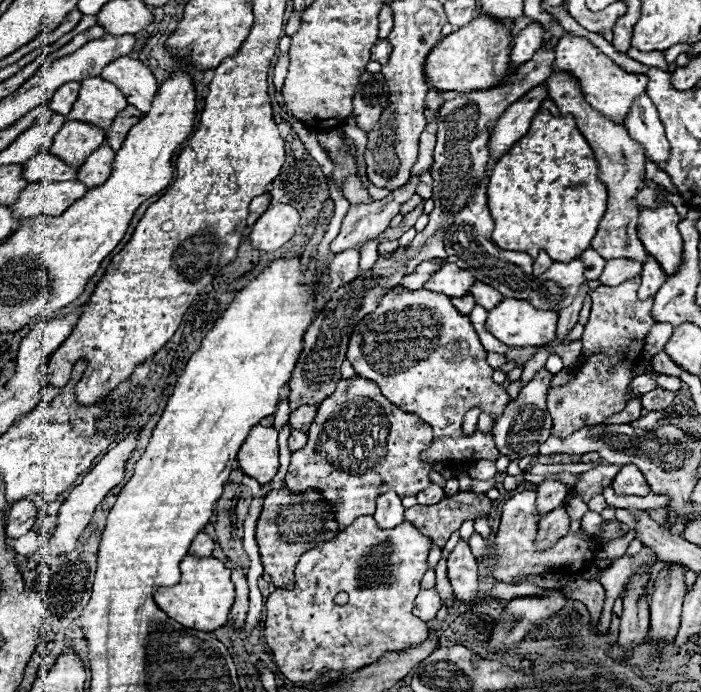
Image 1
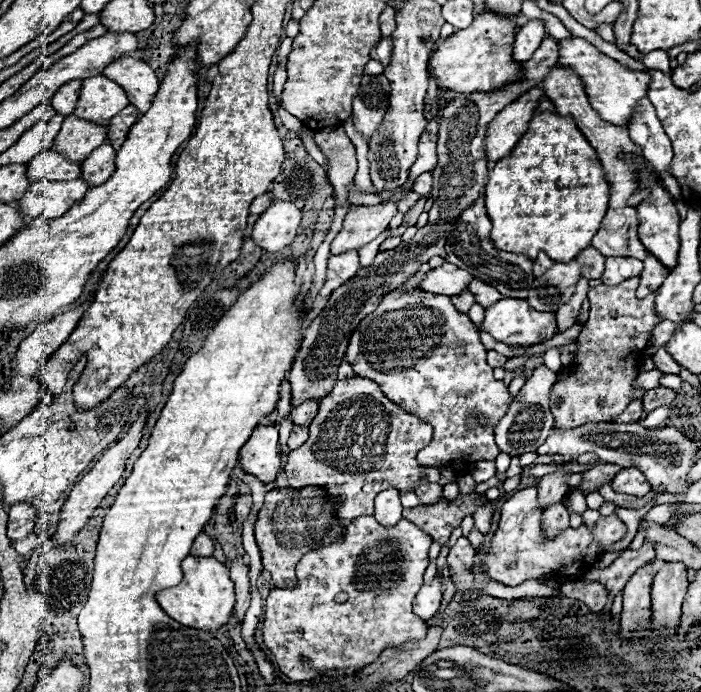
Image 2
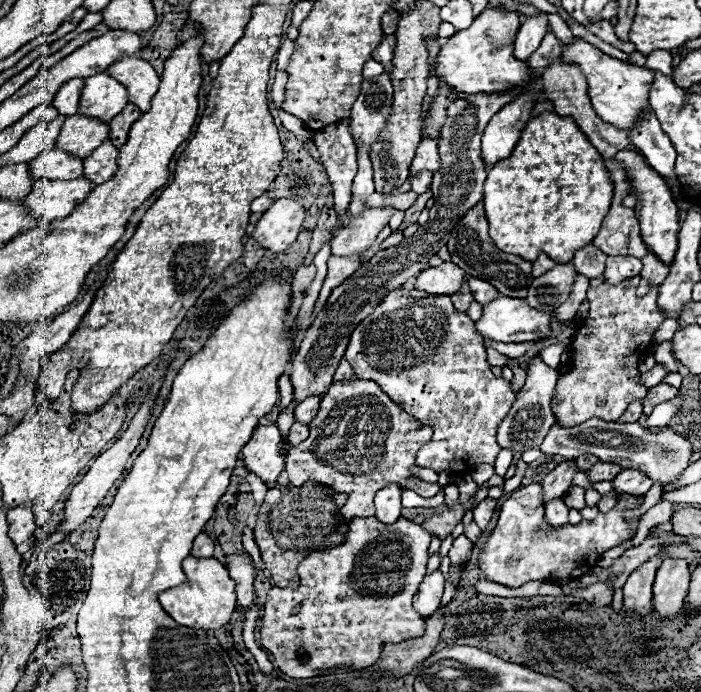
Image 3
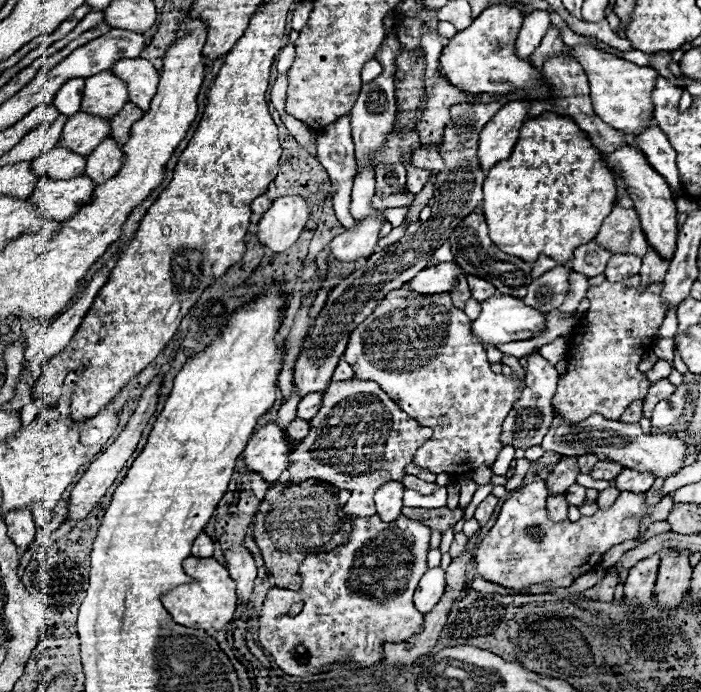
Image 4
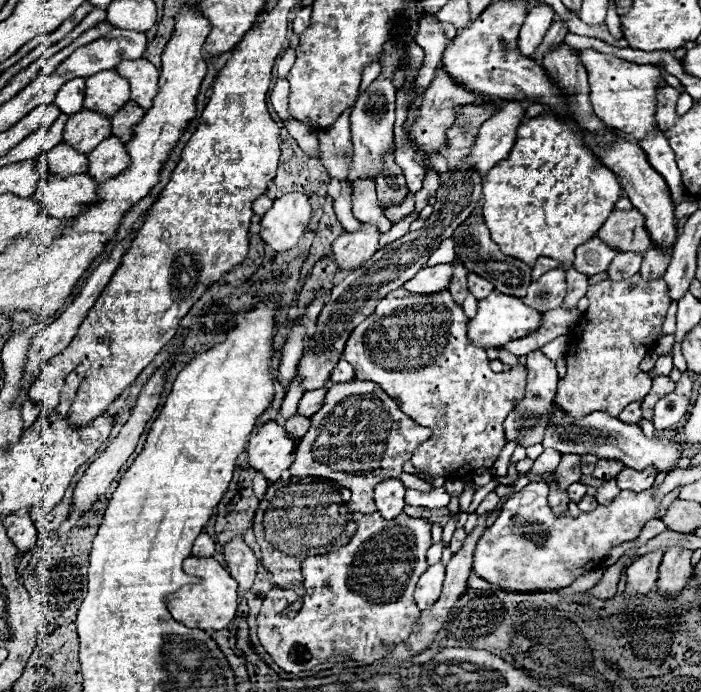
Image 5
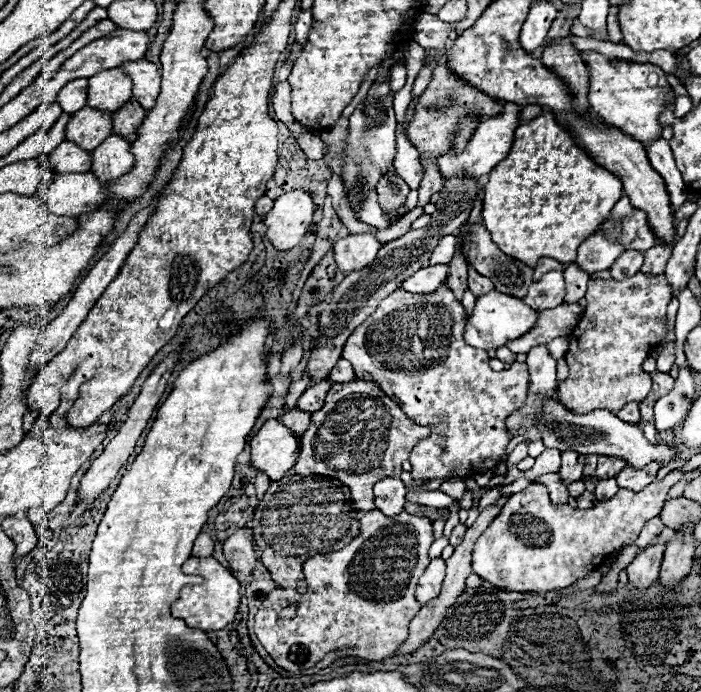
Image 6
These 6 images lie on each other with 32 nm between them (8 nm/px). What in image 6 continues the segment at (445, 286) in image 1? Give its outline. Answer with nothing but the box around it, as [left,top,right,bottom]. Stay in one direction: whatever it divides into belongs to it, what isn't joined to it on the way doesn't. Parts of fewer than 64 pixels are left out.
[400,264,448,294]

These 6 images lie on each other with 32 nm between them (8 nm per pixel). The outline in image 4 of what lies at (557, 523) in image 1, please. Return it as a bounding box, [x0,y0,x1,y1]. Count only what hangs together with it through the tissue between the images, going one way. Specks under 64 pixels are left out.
[548,494,568,522]

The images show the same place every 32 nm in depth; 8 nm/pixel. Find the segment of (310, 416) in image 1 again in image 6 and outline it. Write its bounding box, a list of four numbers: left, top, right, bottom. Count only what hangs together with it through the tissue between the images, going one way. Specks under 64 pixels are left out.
[298,380,332,412]

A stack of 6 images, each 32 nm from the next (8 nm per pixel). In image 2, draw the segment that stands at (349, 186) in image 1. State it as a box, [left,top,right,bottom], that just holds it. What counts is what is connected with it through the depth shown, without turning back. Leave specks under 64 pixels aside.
[348,184,384,206]

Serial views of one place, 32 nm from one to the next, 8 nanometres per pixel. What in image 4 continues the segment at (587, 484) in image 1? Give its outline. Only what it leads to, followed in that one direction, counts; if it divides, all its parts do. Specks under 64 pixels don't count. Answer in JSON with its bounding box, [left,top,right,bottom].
[590,460,624,480]

